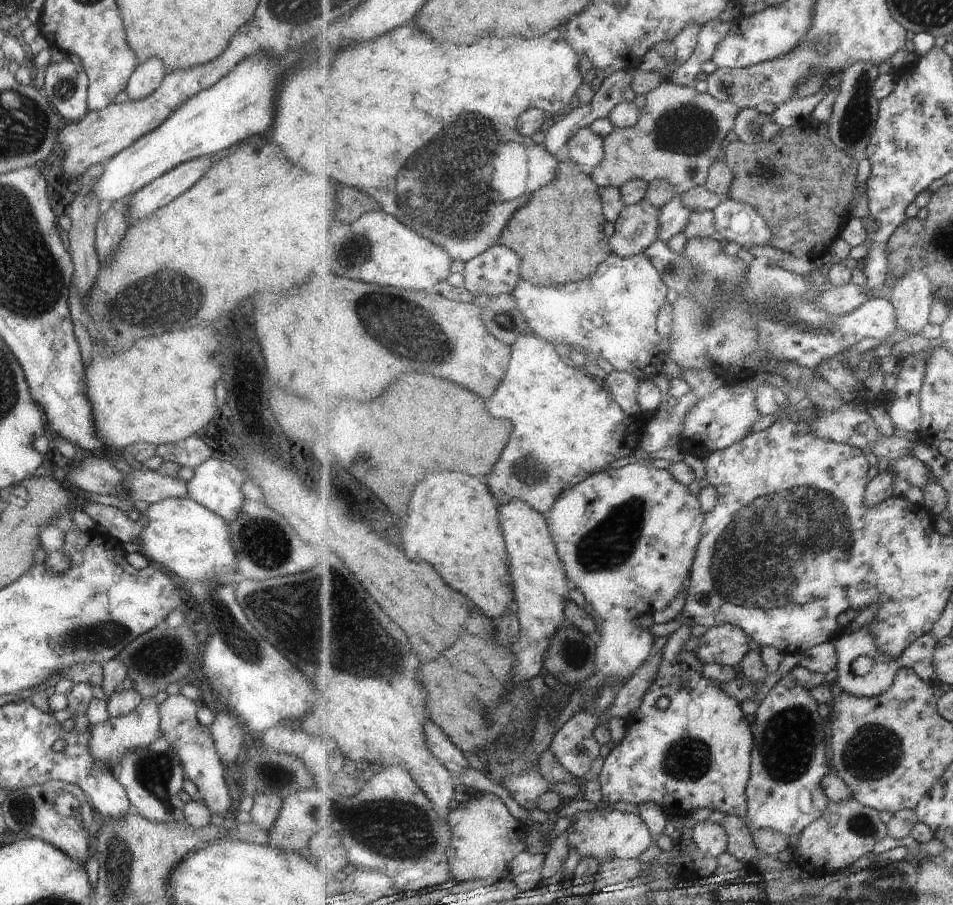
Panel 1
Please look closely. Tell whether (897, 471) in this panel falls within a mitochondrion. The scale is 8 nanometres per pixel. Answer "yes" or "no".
no

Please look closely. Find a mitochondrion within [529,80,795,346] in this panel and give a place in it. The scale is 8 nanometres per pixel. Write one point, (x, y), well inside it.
(687, 129)

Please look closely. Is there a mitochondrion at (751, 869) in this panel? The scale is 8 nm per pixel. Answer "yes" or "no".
no

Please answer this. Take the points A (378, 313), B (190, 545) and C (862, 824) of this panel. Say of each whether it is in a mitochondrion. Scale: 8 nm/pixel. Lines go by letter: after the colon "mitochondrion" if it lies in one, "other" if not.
A: mitochondrion
B: other
C: mitochondrion

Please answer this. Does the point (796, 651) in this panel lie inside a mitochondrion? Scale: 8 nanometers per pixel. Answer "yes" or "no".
no

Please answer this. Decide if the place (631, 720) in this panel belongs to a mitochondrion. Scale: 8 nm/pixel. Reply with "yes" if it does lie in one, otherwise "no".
no

